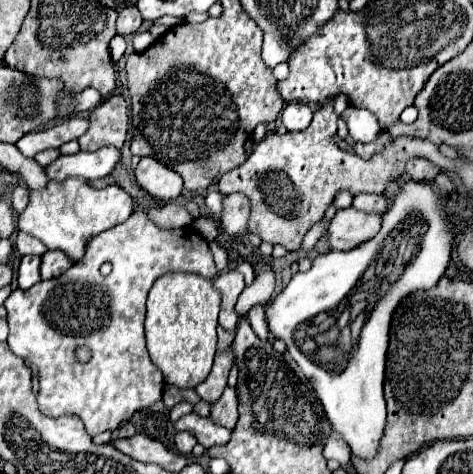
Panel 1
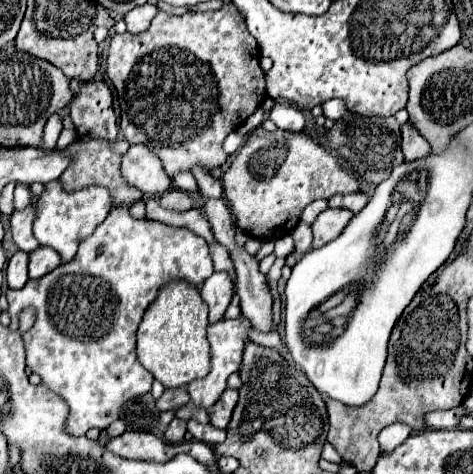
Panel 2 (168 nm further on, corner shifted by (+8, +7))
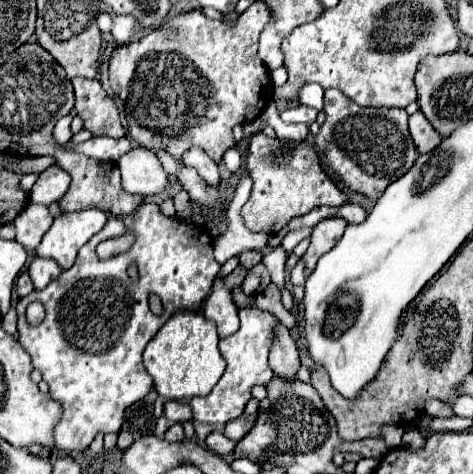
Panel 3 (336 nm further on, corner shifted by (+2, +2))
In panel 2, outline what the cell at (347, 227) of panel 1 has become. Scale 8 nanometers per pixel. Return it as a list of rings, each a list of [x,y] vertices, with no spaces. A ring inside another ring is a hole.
[[[324,209],[312,223],[312,233],[314,233],[312,249],[318,249],[328,241],[336,239],[346,227],[346,223],[352,219],[352,215],[354,213],[348,209]]]

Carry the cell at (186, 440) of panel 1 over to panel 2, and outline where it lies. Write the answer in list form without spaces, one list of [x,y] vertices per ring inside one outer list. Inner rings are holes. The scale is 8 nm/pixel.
[[[174,417],[172,423],[168,425],[166,433],[164,433],[164,439],[166,439],[168,443],[180,443],[180,441],[184,439],[184,433],[186,433],[186,421]]]

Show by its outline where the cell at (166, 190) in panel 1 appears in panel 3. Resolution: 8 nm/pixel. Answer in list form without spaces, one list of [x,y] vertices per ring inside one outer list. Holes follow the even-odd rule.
[[[134,146],[116,164],[122,172],[122,188],[130,194],[152,196],[162,192],[168,184],[168,174],[158,156],[148,148]]]

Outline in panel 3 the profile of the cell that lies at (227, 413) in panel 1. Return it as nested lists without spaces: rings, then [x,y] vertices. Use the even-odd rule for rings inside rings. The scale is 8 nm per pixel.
[[[252,398],[252,400],[246,404],[244,412],[242,412],[238,418],[234,418],[234,420],[226,422],[226,426],[222,428],[222,434],[224,434],[226,438],[230,438],[230,440],[238,442],[238,440],[246,434],[246,430],[250,430],[250,426],[254,426],[256,410],[258,410],[258,400],[256,400],[256,398]]]

